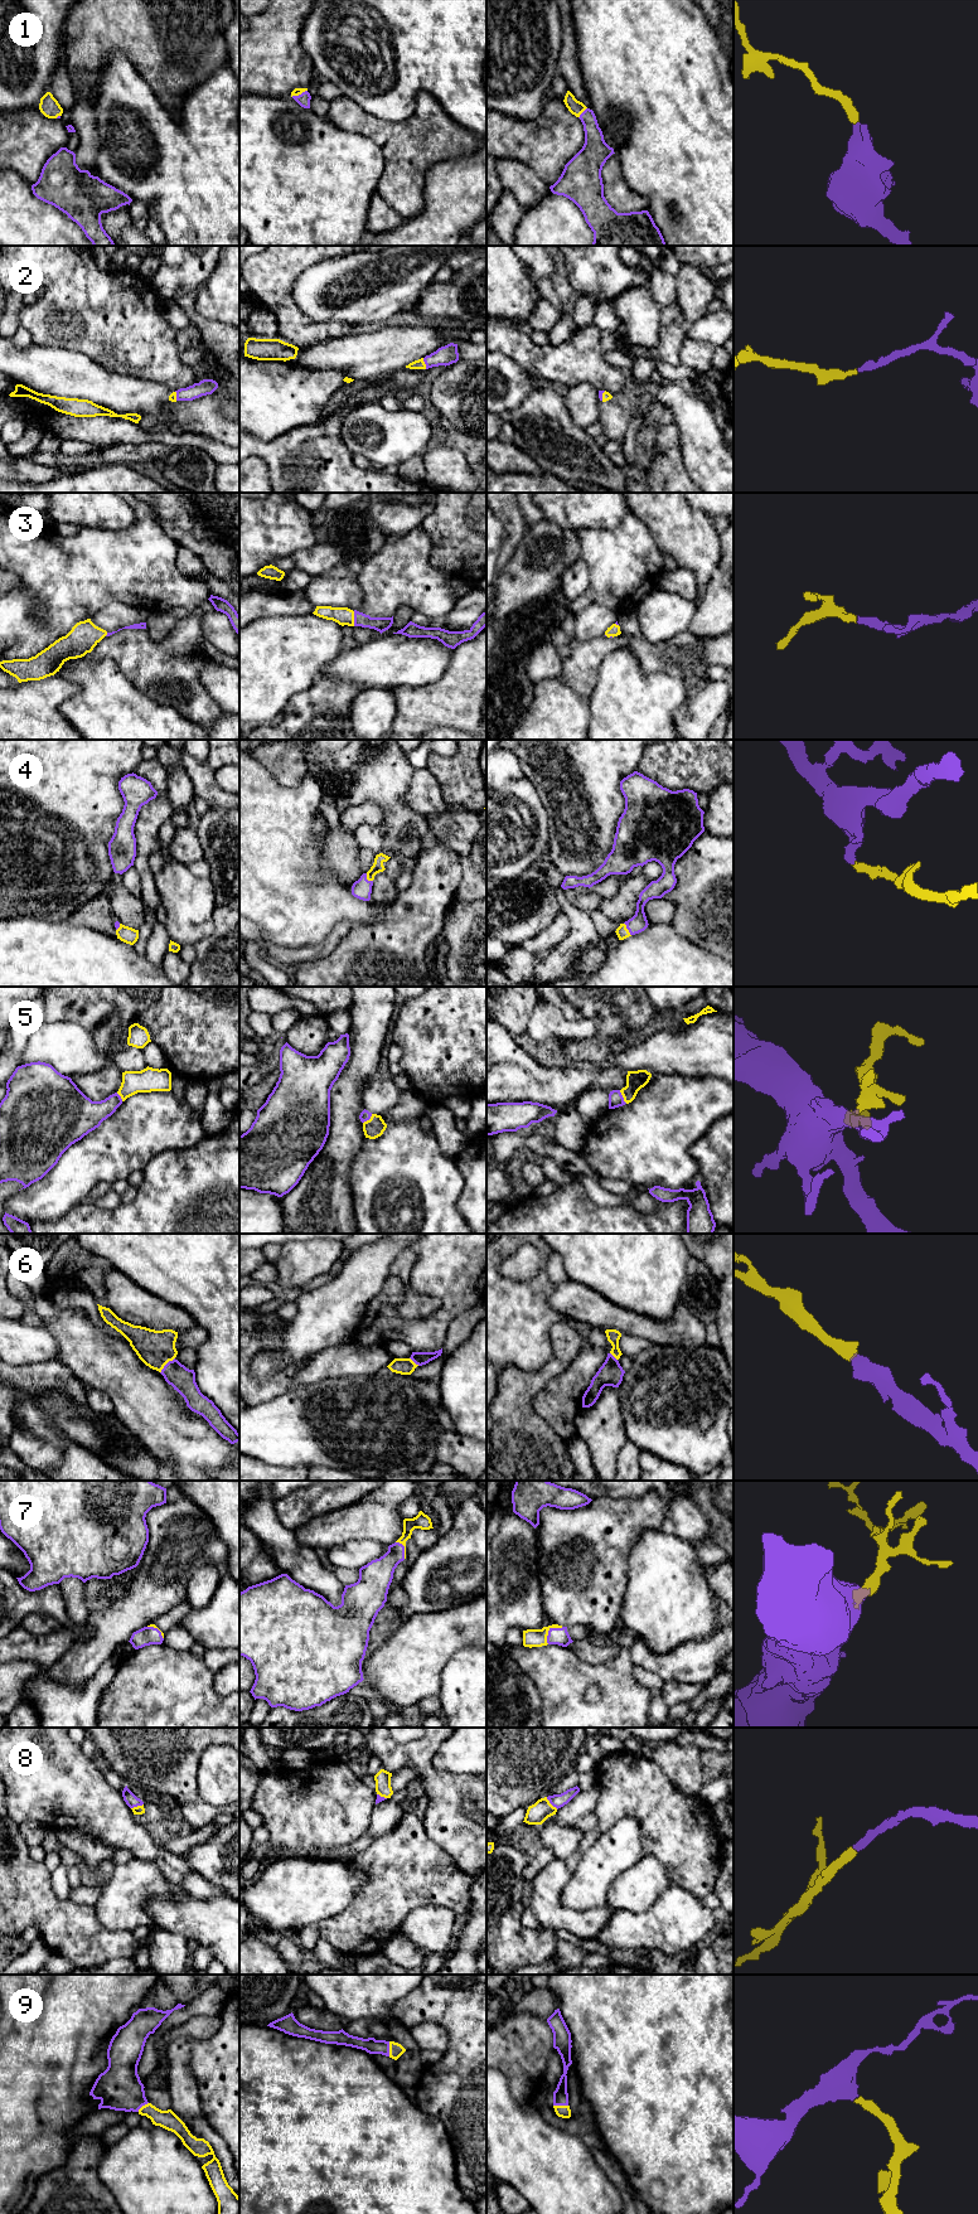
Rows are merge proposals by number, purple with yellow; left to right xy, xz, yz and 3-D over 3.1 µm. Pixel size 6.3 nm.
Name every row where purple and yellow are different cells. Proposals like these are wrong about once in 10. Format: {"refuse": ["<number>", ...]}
{"refuse": []}

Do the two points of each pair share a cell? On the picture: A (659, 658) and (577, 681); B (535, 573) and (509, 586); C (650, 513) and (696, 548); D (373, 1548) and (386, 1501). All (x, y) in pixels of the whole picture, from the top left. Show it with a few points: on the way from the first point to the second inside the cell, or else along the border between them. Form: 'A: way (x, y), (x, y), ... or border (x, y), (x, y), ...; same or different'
A: way (638, 645), (634, 643), (609, 644), (592, 659); same
B: way (528, 575), (516, 586); same
C: way (662, 514), (684, 537); same
D: border (345, 1542), (376, 1540), (387, 1546); different

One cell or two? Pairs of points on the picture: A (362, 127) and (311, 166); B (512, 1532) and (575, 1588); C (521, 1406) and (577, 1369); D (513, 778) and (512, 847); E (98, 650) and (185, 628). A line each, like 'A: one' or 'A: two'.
A: two
B: two
C: two
D: one
E: one

